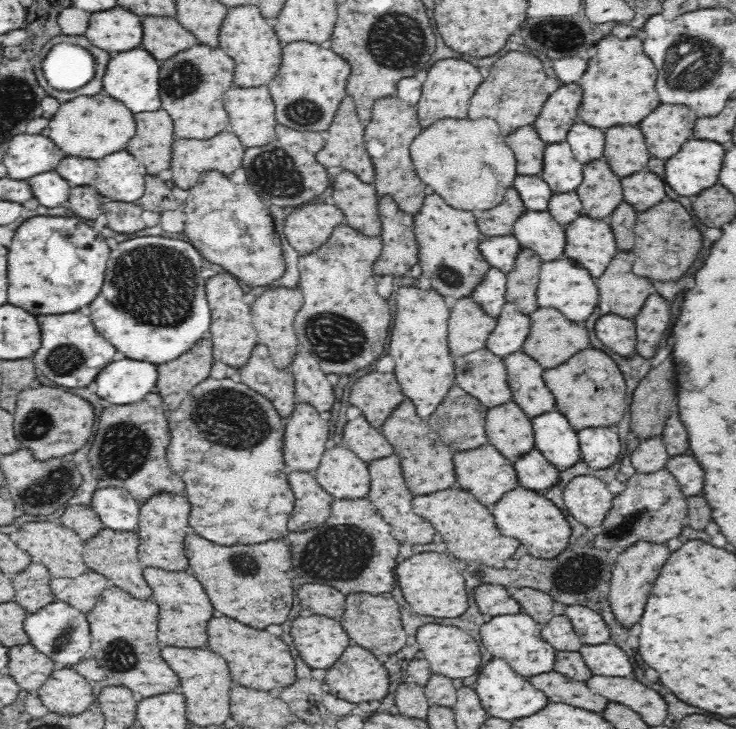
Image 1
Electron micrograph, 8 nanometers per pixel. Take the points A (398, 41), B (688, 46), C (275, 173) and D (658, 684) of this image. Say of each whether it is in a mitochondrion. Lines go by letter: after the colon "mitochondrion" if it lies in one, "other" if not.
A: mitochondrion
B: mitochondrion
C: mitochondrion
D: other

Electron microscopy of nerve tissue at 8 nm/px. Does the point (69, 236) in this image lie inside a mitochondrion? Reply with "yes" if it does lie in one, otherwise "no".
yes

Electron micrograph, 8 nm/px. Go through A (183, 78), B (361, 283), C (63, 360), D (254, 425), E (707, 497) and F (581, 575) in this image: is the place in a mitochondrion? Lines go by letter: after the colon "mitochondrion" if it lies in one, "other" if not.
A: mitochondrion
B: other
C: mitochondrion
D: mitochondrion
E: other
F: mitochondrion

